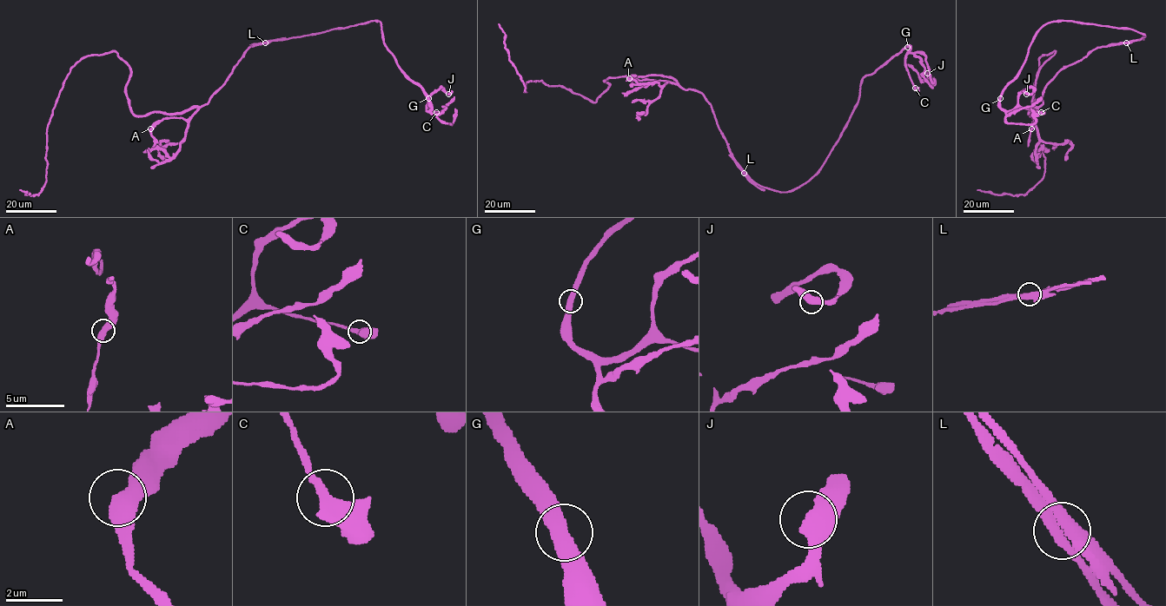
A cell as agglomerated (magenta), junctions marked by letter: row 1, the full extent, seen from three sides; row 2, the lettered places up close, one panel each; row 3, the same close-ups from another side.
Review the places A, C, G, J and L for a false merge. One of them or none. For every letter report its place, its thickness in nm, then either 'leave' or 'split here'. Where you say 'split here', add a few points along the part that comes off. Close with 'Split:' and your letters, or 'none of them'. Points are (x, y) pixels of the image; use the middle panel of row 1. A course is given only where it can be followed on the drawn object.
A: at (629, 78); 480 nm thick; leave
C: at (915, 88); 480 nm thick; leave
G: at (907, 47); 500 nm thick; leave
J: at (927, 73); 500 nm thick; leave
L: at (744, 173); 480 nm thick; split here; foreign part runs (744, 173), (751, 182), (764, 190)
Split: L

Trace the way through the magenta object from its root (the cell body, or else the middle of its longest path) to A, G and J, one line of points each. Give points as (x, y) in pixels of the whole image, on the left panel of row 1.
A: (230, 74), (209, 102), (188, 119), (165, 117), (150, 128)
G: (230, 74), (244, 53), (256, 43), (379, 21), (387, 49), (398, 67), (428, 98)
J: (230, 74), (256, 43), (379, 21), (387, 49), (423, 90), (427, 110), (440, 88), (448, 94)

